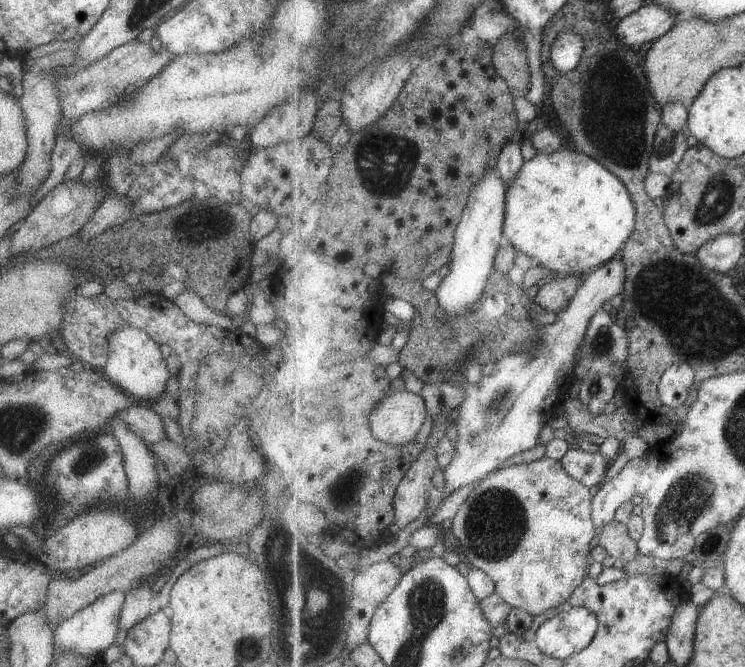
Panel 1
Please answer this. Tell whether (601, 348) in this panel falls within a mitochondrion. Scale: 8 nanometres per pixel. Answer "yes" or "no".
yes

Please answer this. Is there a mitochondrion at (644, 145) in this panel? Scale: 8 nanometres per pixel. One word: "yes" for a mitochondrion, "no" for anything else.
yes

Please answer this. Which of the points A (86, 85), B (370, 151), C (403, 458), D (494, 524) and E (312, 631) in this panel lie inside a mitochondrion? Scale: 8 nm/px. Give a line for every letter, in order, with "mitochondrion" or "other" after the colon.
A: mitochondrion
B: mitochondrion
C: other
D: mitochondrion
E: mitochondrion

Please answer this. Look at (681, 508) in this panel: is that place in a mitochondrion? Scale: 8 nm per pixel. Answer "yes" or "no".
yes

